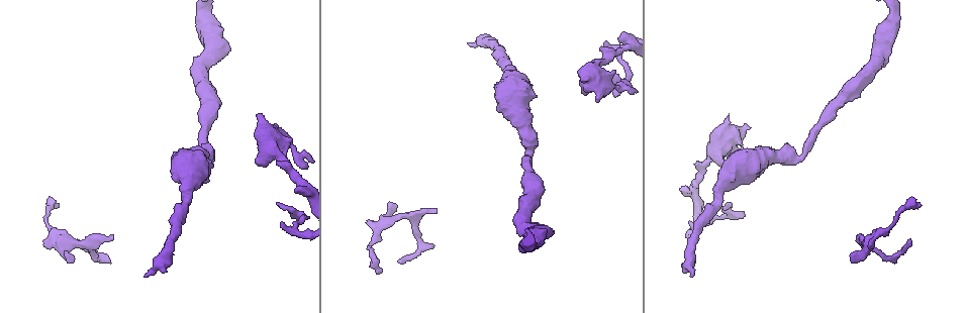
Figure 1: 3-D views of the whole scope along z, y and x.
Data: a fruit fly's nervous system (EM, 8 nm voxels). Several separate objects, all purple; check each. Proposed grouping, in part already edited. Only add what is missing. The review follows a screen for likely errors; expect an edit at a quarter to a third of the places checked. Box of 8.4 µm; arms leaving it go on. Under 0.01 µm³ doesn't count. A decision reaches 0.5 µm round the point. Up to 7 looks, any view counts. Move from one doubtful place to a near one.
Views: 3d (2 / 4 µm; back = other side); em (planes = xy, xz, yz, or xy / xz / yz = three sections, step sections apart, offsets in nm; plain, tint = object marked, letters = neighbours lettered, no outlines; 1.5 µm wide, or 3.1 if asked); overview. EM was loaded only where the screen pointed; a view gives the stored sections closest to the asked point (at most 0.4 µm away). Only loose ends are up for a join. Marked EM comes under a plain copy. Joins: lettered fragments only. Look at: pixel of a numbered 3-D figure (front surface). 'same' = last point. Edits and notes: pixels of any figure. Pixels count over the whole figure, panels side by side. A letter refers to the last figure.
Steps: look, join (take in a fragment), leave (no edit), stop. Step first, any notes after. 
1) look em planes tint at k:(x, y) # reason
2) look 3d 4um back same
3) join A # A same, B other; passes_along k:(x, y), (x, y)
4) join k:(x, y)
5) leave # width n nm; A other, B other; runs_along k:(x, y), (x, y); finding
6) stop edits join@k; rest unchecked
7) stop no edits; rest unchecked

look 3d 2um at 1:(692, 274) # end of a long branch

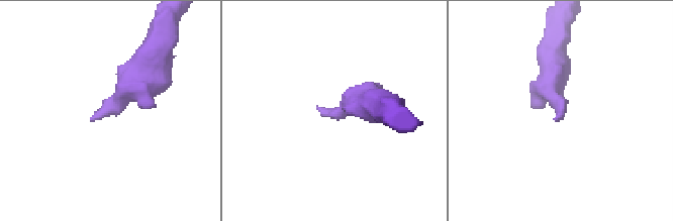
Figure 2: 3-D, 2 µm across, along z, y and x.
look em planes tint at 2:(93, 115) # shape alone is not enough

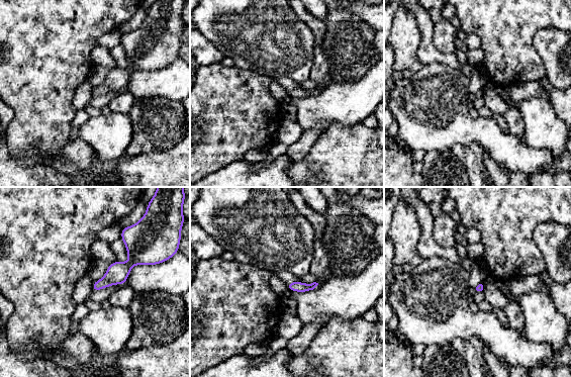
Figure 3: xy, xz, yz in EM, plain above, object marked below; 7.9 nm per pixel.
look em planes letters same

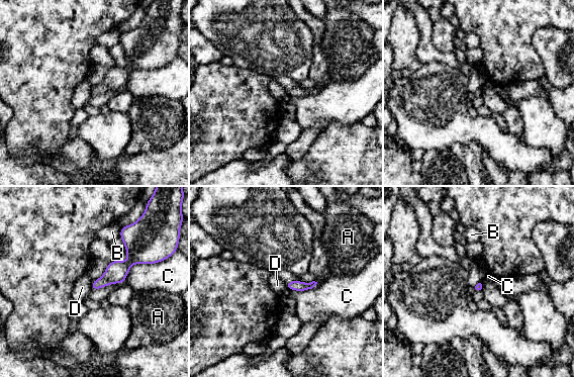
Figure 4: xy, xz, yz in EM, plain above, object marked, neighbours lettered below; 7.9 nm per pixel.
leave # A other, B other, C other, D other; border 4:(92, 282), (91, 289); none of them fits

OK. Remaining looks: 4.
look em xz step 8 tint at 1:(436, 210) # an open end

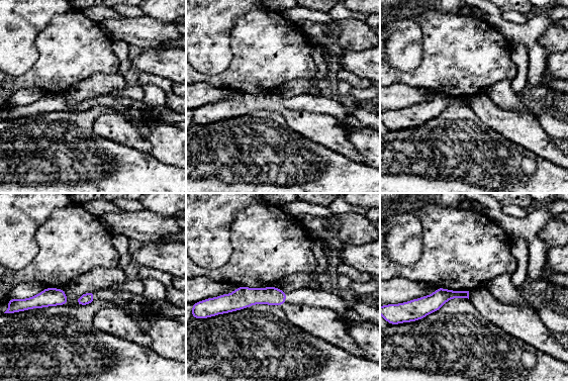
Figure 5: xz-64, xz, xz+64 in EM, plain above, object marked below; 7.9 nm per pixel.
look em xy step 8 letters same # another direction

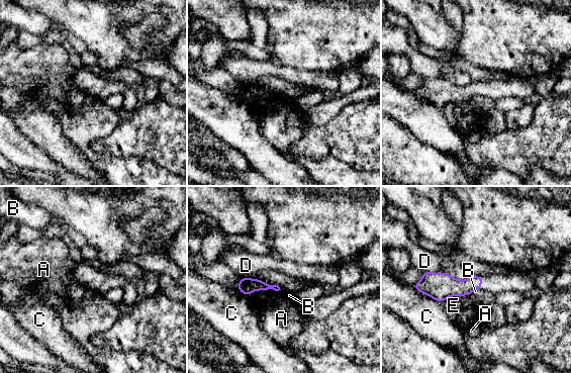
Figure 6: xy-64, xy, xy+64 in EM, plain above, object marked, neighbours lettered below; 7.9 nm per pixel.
leave # A other, B other, C other, D other, E other; border 6:(480, 289), (474, 289), (468, 295); none of them fits

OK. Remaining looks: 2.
look em yz step 8 letters at 1:(369, 222) # three-way junction

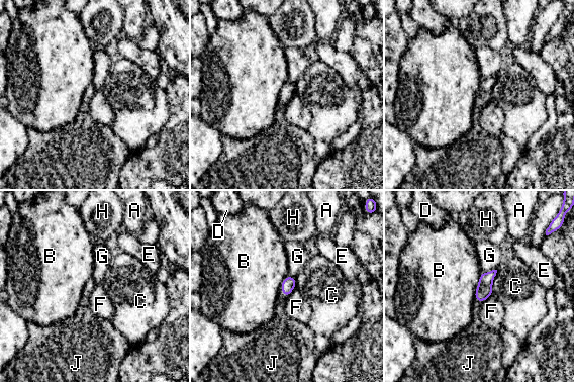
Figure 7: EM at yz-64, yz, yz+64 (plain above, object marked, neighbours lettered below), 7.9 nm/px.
join J # A other, B other, C other, D other, E other, F other, G other, H other, J same; passes_along 7:(289, 283), (283, 293), (281, 324); it goes on there

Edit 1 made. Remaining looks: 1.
stop edits join@7; rest unchecked

